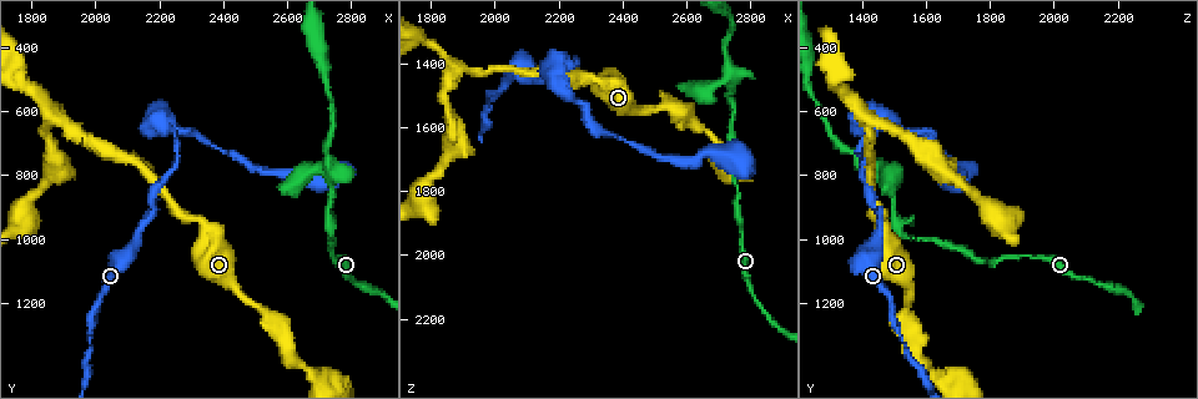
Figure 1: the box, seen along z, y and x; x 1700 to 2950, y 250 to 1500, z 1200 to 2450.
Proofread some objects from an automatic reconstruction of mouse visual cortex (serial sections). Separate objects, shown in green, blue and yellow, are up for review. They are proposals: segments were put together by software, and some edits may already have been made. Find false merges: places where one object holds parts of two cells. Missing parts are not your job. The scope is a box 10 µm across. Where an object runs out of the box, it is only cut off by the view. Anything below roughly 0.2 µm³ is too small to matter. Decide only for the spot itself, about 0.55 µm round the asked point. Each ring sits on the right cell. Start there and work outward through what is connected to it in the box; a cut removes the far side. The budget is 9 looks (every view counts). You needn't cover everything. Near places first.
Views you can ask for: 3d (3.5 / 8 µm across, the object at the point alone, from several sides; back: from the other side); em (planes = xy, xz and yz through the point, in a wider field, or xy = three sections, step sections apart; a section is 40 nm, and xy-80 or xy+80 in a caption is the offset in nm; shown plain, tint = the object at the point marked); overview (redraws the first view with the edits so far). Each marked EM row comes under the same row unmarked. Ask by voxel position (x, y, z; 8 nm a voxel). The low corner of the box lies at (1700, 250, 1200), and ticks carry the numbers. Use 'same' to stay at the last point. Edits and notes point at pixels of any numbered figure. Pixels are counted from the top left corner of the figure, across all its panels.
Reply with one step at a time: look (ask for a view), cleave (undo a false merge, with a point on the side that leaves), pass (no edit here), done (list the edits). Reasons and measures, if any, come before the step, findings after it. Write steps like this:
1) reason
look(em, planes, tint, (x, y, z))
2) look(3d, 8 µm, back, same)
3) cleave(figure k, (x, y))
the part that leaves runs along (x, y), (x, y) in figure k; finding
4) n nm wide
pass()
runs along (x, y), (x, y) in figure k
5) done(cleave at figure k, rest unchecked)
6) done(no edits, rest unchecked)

look(3d, 3.5 µm, (2200, 650, 1410))

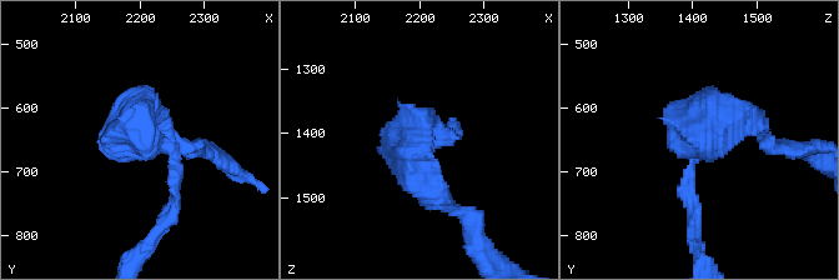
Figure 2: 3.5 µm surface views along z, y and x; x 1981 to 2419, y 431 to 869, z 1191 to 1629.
now the EM
look(em, planes, tint, (2195, 645, 1405))

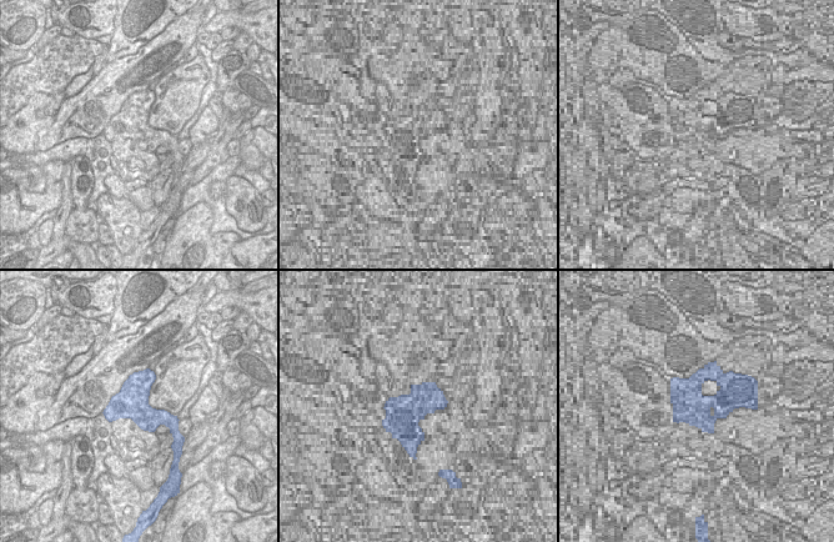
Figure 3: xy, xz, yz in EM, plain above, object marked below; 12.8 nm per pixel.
pass()
one cell here

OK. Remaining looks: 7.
a fork
look(3d, 8 µm, (2740, 780, 1440))

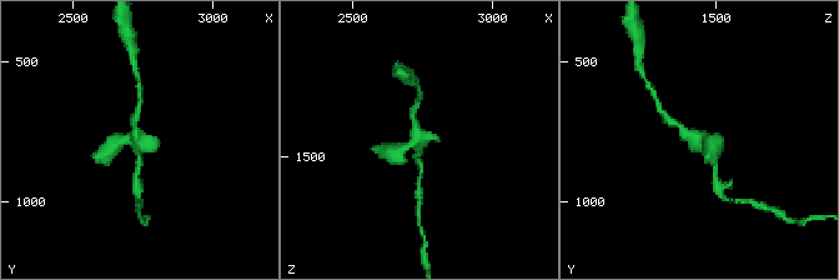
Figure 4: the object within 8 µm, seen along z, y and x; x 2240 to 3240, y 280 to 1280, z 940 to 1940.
look(em, xy, step 3, tint, same)

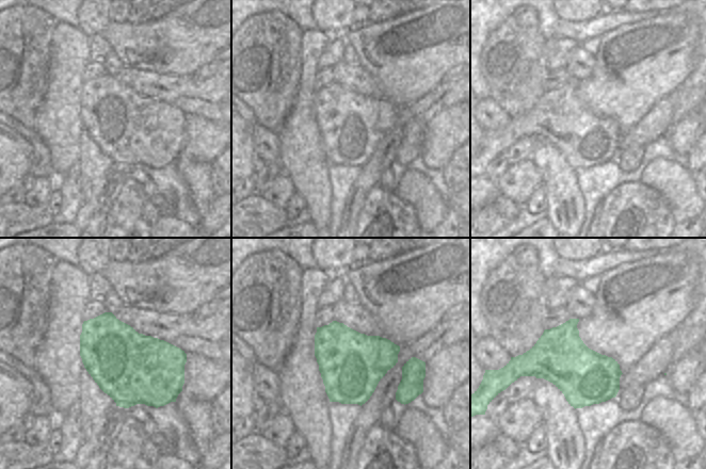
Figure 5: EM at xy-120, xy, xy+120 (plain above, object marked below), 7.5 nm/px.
pass()
runs along (714, 174), (706, 148), (671, 120) in figure 4; continuous, no second cell

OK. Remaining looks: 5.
sudden change in width
look(3d, 3.5 µm, (2330, 960, 1470))

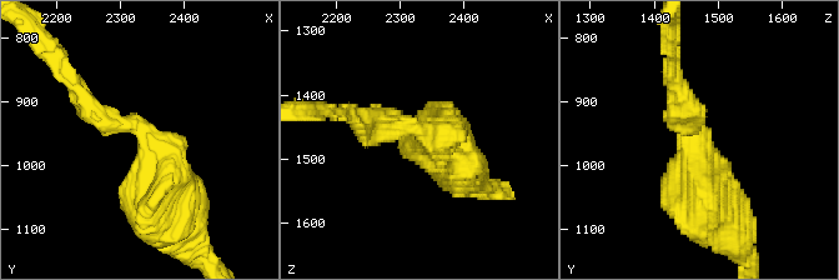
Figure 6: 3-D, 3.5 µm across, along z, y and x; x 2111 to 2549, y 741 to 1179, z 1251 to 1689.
arms of 250, 600 nm
look(em, xy, step 1, tint, (2340, 965, 1470))

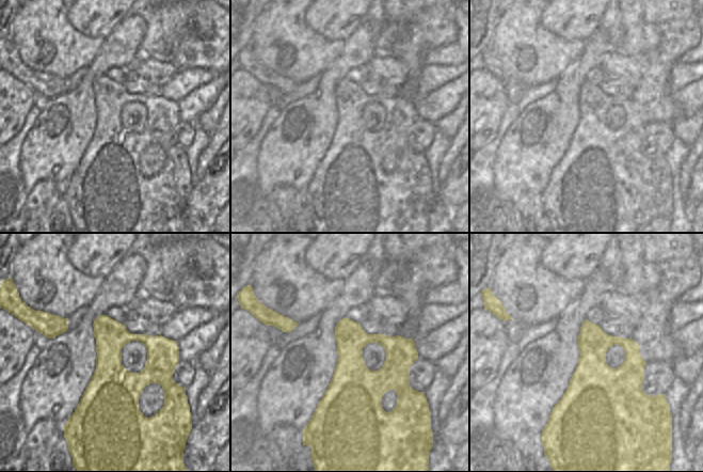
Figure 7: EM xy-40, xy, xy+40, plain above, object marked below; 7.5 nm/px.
pass()
all the same cell

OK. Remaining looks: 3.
a fork
look(3d, 8 µm, (1870, 610, 1400))

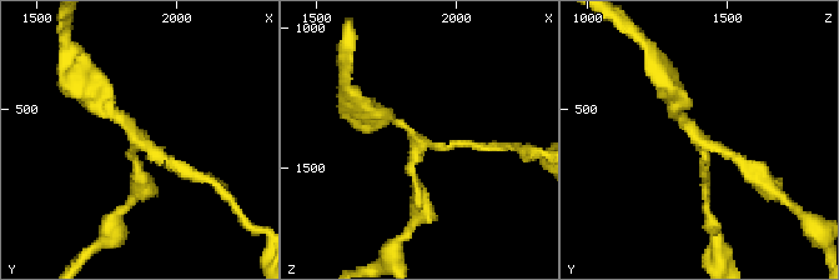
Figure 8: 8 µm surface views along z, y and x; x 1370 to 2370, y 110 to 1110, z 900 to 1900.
3 arms; arms of 250, 250, 250 nm; shape alone is not enough
look(em, planes, tint, same)

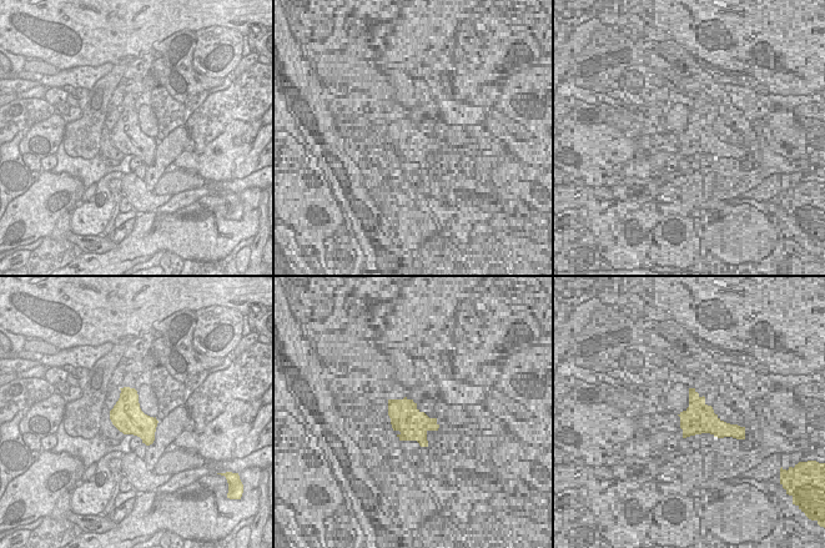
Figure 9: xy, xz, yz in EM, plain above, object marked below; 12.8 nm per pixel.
pass()
runs along (448, 148), (417, 143), (411, 173) in figure 8; one cell here

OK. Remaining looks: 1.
done(no edits, rest unchecked)

